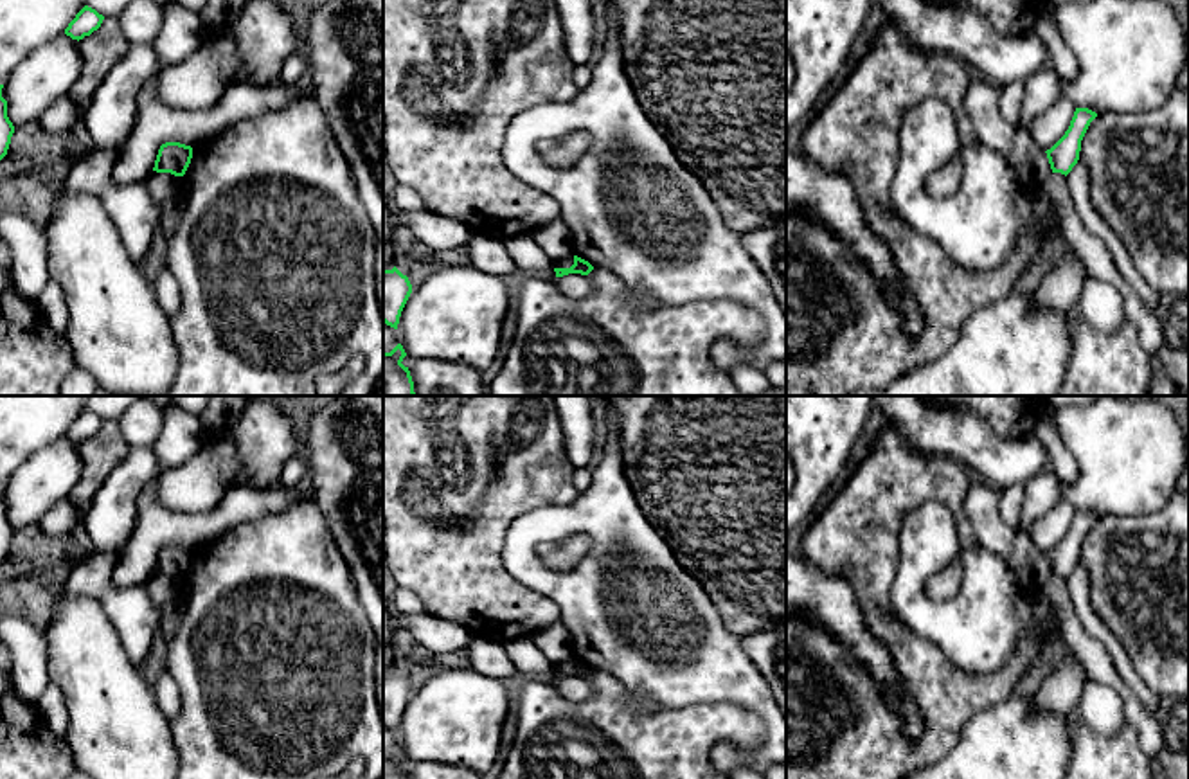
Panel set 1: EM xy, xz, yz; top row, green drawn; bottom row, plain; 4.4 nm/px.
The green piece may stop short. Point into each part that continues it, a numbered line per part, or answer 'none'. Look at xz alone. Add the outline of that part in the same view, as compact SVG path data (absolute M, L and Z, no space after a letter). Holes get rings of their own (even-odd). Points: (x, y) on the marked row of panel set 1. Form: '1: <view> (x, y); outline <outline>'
none

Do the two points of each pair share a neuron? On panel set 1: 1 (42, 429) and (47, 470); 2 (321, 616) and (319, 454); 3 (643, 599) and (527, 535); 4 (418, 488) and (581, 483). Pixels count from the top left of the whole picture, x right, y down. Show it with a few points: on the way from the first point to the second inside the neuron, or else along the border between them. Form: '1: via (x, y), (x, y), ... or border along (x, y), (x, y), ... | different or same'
1: border along (63, 434), (36, 448), (18, 468) | different
2: border along (310, 501), (321, 511), (335, 547) | different
3: via (608, 596), (567, 590), (538, 569) | same
4: border along (574, 468), (572, 481), (580, 490) | different

